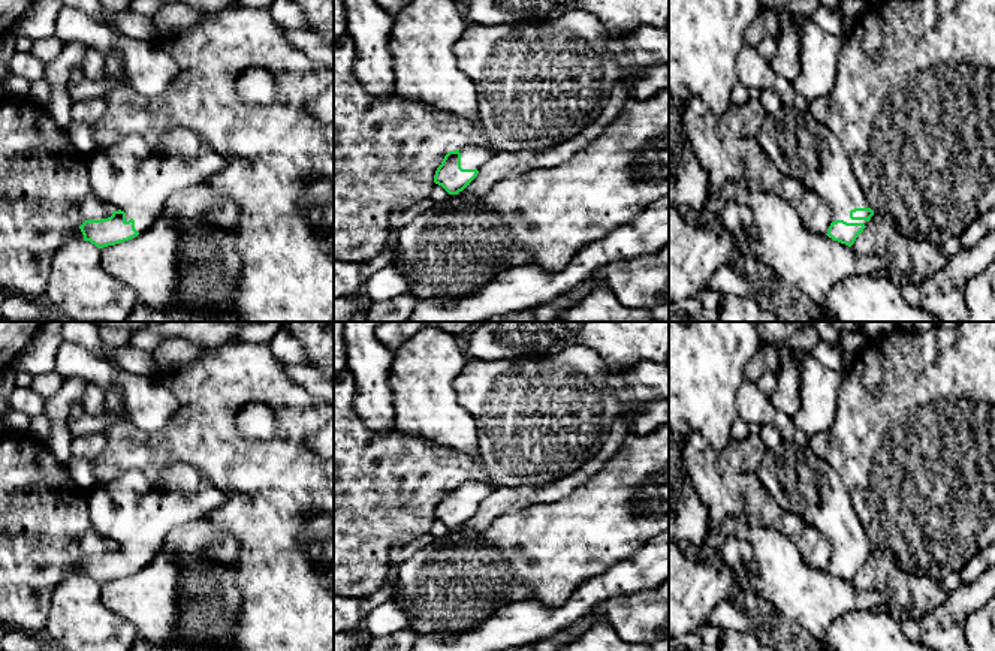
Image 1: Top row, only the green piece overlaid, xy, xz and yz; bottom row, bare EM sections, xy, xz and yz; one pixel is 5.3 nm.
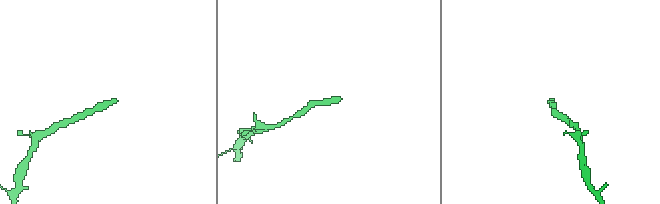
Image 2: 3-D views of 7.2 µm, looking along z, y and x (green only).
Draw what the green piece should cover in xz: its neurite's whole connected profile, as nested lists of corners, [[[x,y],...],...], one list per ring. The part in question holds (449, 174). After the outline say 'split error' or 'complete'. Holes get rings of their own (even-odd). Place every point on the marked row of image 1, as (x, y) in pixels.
[[[471,145],[449,151],[437,168],[434,183],[449,195],[458,195],[477,177],[482,166],[494,157],[495,151],[485,145]]]; split error

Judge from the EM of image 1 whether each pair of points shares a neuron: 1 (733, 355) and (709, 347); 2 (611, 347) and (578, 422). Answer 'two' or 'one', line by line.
1: one
2: two

